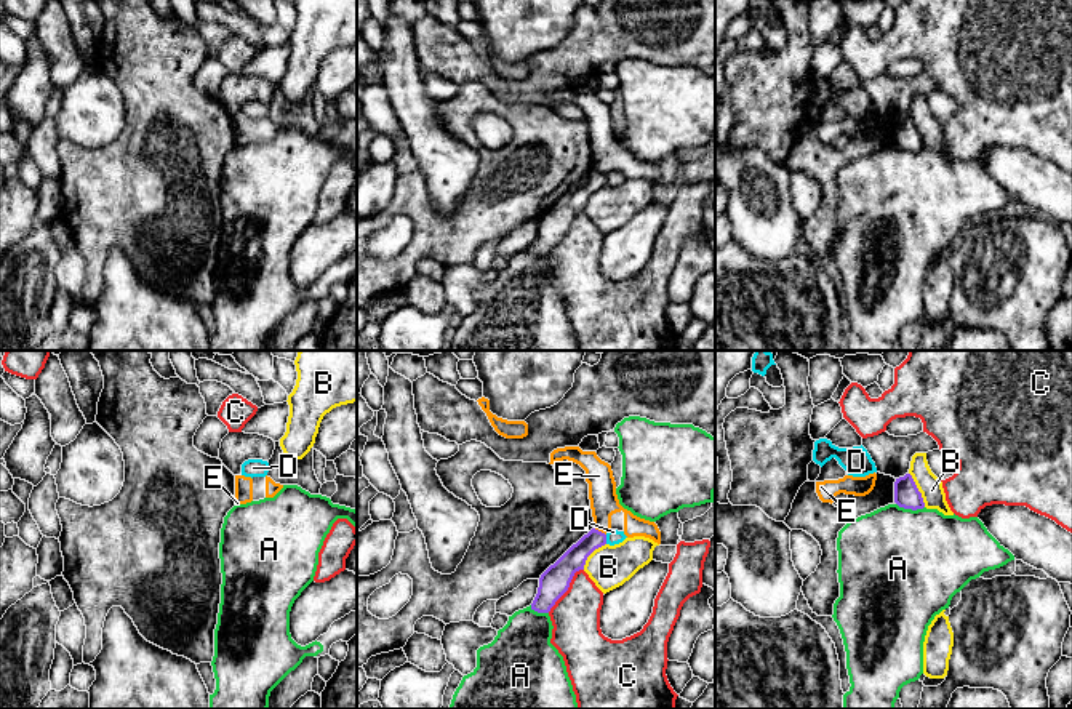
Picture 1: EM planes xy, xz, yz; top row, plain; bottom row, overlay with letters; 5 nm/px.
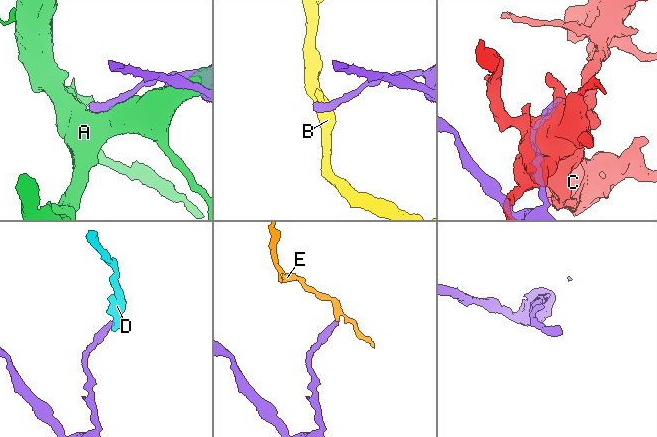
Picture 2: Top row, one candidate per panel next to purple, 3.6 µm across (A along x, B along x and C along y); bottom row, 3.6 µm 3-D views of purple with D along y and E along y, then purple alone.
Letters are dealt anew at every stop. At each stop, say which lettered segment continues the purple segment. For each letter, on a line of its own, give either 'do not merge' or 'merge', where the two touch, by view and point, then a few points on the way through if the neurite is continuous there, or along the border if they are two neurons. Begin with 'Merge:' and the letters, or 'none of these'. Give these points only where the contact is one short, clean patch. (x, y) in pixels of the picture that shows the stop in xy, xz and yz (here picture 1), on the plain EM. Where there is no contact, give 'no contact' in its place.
Merge: none of these
A: do not merge; meets purple in yz at (911, 149)
B: do not merge; meets purple in yz at (917, 132); border along yz (909, 114), (925, 148)
C: do not merge; meets purple in xz at (567, 231)
D: do not merge; meets purple in xz at (605, 181); border along xz (605, 176), (607, 184)
E: do not merge; meets purple in xz at (600, 173); border along xz (594, 168), (605, 176)

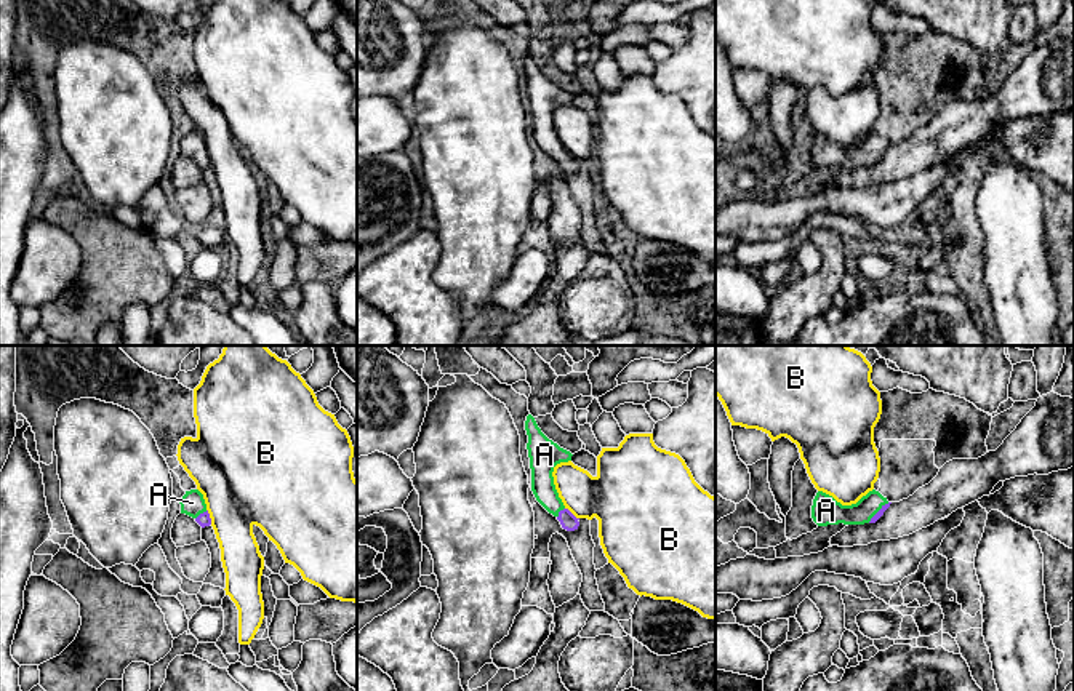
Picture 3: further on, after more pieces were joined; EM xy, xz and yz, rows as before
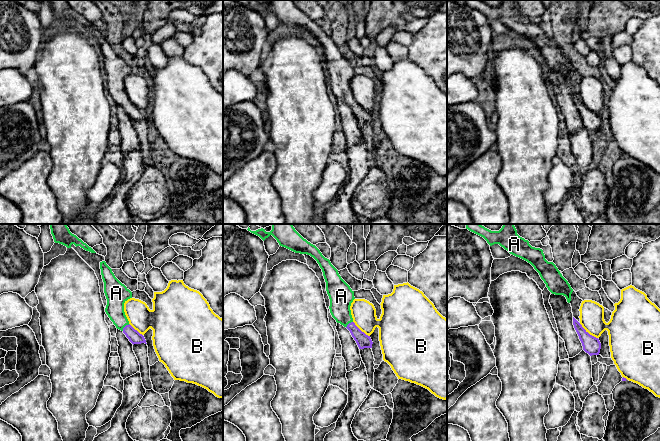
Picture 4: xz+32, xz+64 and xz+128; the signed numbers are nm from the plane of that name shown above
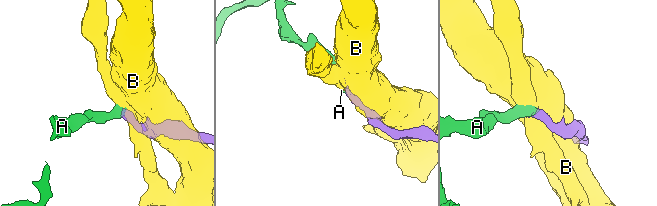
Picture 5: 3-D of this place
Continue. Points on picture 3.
Merge: A
A: merge; meets purple in xy at (200, 155); runs through xy (204, 160), (200, 155), (192, 144)
B: do not merge; meets purple in xy at (208, 159)

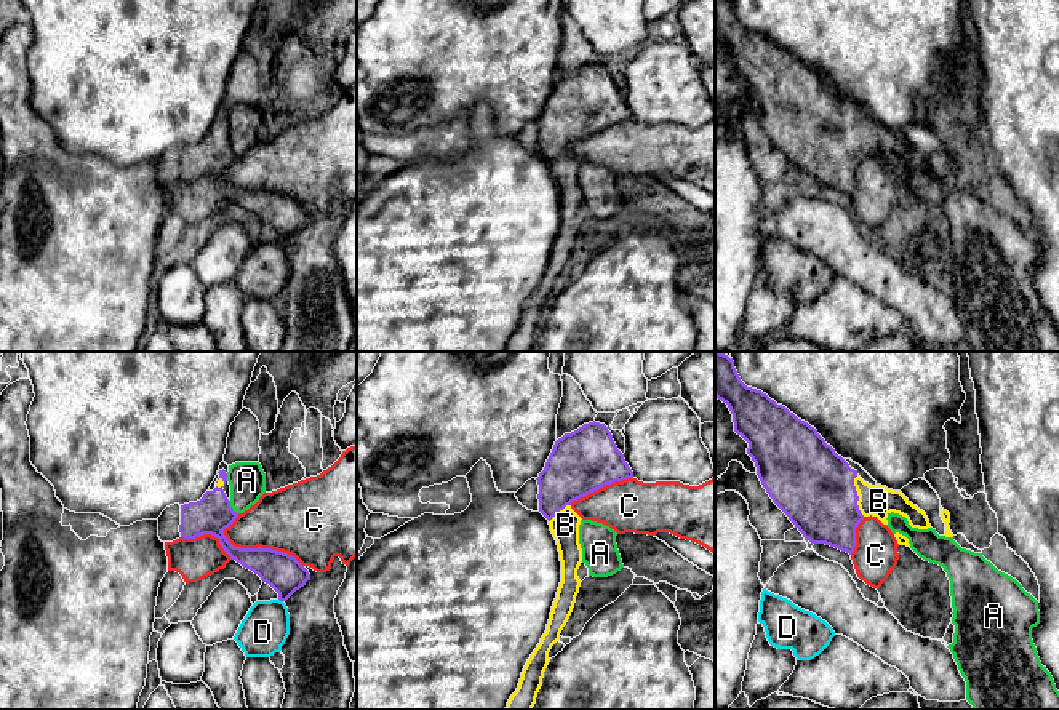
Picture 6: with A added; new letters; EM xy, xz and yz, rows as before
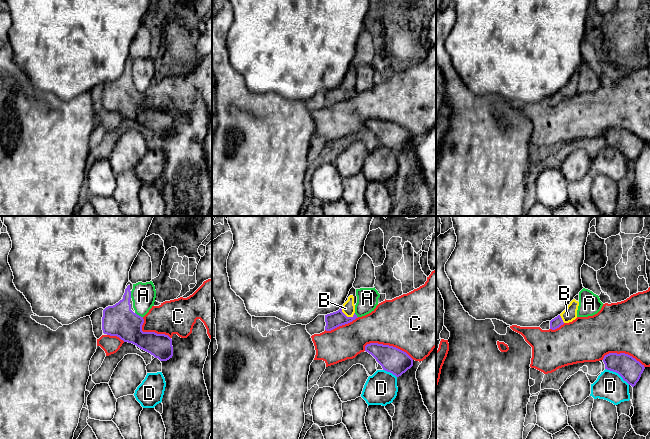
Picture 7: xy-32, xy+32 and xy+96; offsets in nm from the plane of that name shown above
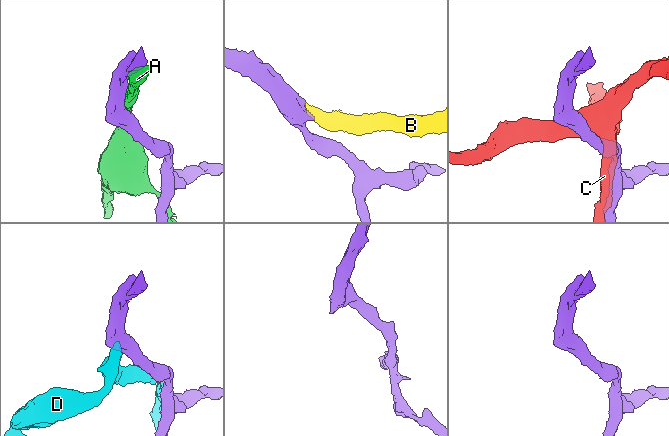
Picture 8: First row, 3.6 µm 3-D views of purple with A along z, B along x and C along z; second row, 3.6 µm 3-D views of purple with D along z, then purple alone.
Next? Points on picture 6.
Merge: B
A: do not merge; meets purple in xy at (231, 149)
B: merge; meets purple in yz at (858, 138); runs through yz (815, 128), (829, 138), (858, 138), (879, 143)
C: do not merge; meets purple in xy at (259, 189)
D: do not merge; meets purple in xy at (280, 242)

